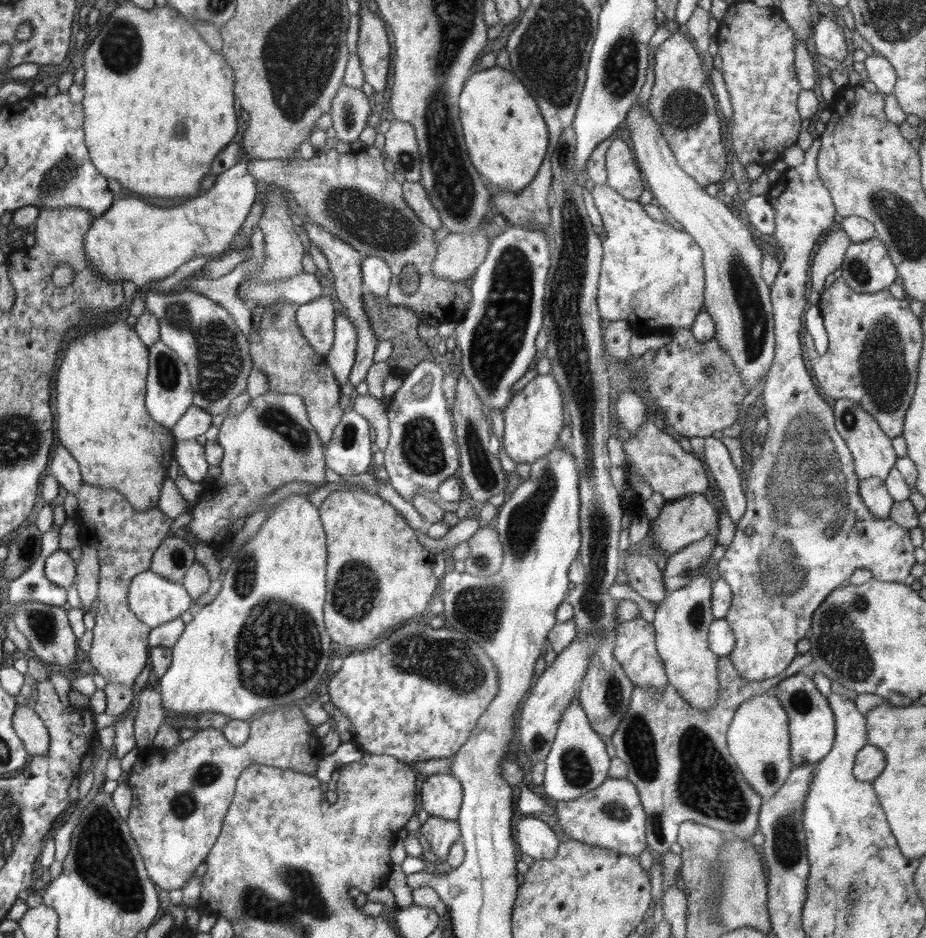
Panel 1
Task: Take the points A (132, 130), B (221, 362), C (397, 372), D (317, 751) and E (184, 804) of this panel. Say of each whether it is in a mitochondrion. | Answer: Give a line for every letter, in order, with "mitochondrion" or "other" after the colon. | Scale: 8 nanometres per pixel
A: other
B: mitochondrion
C: other
D: other
E: mitochondrion

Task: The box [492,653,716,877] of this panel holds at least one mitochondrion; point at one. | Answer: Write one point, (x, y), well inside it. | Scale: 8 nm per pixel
(639, 743)

